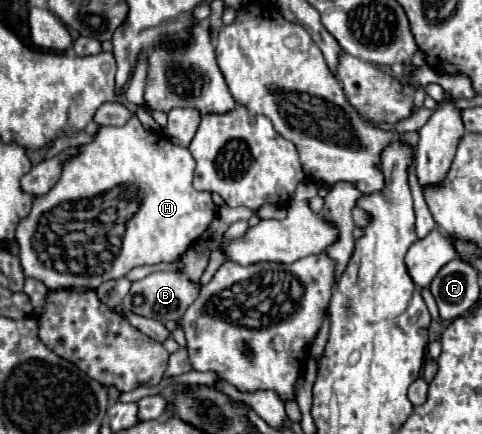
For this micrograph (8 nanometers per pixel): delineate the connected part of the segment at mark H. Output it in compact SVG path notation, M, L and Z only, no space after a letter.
M136 116L124 126L100 128L94 142L84 144L80 154L64 164L64 172L54 188L36 198L32 212L20 222L16 232L24 274L52 290L66 286L98 288L106 280L126 276L136 266L182 258L208 230L216 214L212 196L192 186L194 168L196 162L188 148L168 142L164 134L148 132Z

